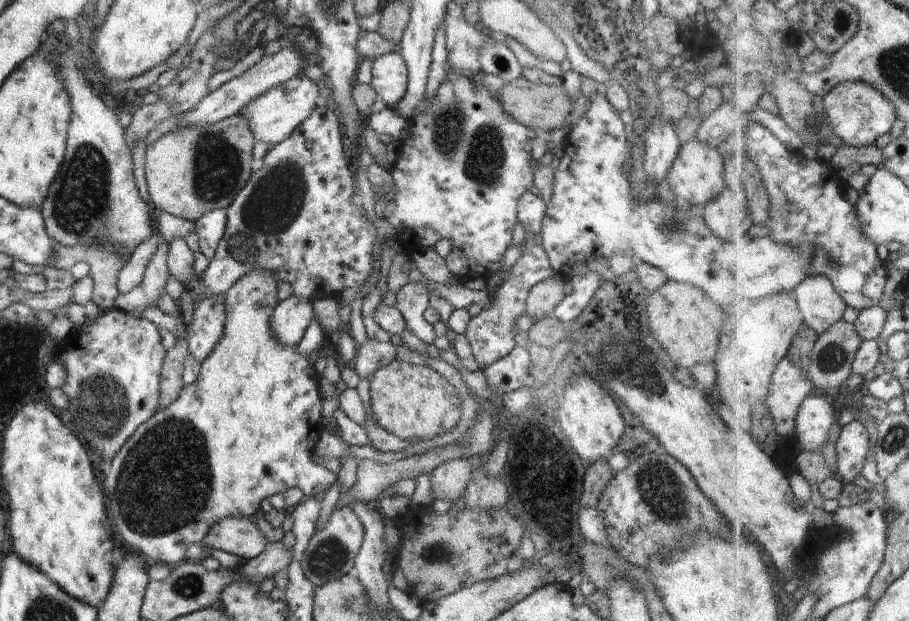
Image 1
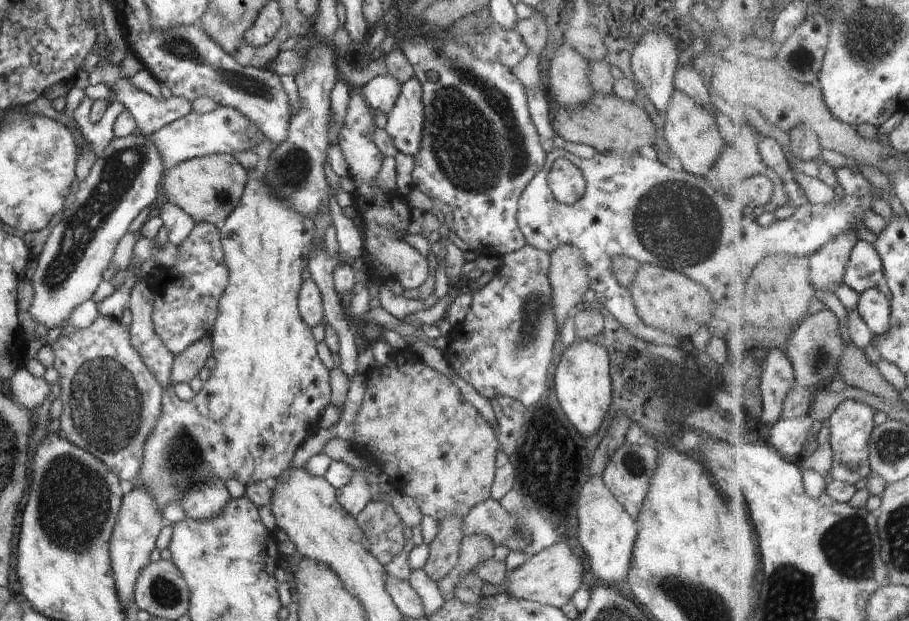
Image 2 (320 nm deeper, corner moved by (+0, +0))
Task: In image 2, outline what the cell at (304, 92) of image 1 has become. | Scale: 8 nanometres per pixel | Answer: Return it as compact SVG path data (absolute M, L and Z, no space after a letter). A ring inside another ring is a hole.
M222 107L211 113L198 114L194 111L186 116L159 128L150 135L158 149L166 170L194 157L224 153L227 155L247 151L256 143L263 141L265 135L243 114L236 109Z

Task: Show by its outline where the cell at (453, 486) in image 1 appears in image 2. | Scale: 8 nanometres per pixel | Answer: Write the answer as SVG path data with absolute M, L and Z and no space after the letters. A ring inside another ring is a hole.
M459 517L444 519L439 523L439 533L429 544L429 556L423 569L436 582L442 580L458 564L464 537L461 524L462 519Z

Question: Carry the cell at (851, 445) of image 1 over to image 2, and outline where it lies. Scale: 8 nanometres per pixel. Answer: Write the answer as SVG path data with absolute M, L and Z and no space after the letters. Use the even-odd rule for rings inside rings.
M848 399L833 412L830 422L831 443L835 456L832 478L856 485L873 472L870 443L876 428L876 410L864 402Z

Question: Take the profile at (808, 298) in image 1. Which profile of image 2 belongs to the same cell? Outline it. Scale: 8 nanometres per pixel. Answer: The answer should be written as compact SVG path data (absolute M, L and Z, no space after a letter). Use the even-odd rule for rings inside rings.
M848 231L830 241L811 257L811 276L817 291L836 292L845 282L853 250L861 241L856 231Z

